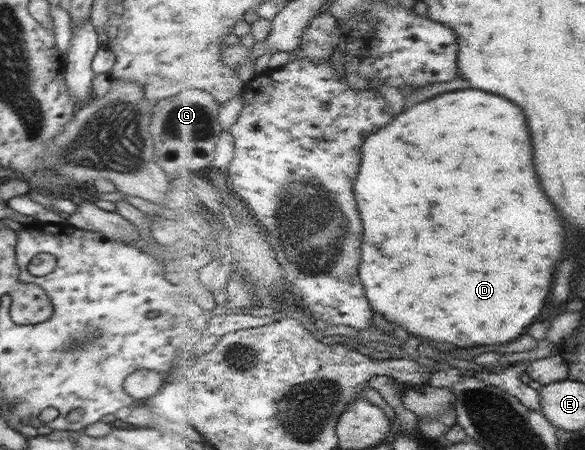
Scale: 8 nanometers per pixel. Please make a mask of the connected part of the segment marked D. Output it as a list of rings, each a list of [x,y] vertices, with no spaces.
[[[458,90],[442,93],[432,100],[414,105],[412,110],[400,114],[388,128],[370,135],[364,147],[362,172],[355,184],[356,196],[366,224],[364,236],[364,264],[360,268],[362,280],[368,288],[372,306],[382,312],[390,322],[408,328],[416,336],[424,336],[434,342],[454,344],[458,348],[508,344],[526,334],[526,330],[544,312],[554,288],[556,264],[562,258],[566,246],[566,224],[558,208],[552,204],[542,188],[542,180],[534,164],[534,142],[524,110],[508,98],[482,90]]]

